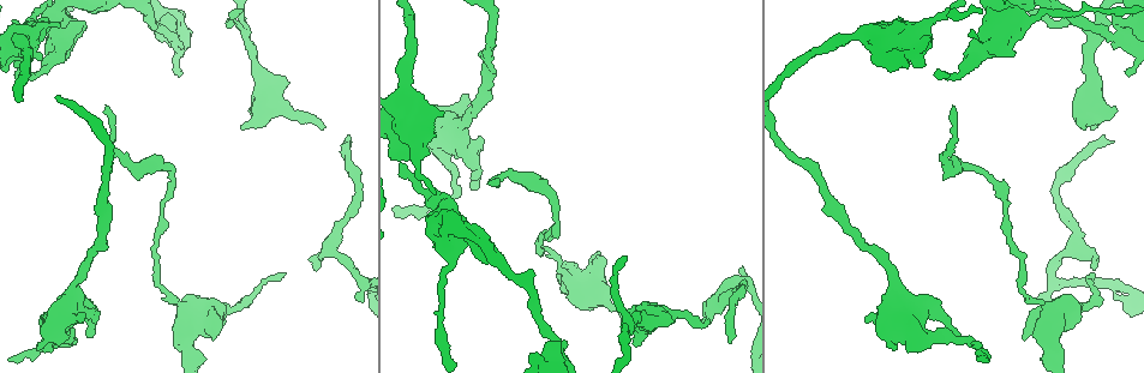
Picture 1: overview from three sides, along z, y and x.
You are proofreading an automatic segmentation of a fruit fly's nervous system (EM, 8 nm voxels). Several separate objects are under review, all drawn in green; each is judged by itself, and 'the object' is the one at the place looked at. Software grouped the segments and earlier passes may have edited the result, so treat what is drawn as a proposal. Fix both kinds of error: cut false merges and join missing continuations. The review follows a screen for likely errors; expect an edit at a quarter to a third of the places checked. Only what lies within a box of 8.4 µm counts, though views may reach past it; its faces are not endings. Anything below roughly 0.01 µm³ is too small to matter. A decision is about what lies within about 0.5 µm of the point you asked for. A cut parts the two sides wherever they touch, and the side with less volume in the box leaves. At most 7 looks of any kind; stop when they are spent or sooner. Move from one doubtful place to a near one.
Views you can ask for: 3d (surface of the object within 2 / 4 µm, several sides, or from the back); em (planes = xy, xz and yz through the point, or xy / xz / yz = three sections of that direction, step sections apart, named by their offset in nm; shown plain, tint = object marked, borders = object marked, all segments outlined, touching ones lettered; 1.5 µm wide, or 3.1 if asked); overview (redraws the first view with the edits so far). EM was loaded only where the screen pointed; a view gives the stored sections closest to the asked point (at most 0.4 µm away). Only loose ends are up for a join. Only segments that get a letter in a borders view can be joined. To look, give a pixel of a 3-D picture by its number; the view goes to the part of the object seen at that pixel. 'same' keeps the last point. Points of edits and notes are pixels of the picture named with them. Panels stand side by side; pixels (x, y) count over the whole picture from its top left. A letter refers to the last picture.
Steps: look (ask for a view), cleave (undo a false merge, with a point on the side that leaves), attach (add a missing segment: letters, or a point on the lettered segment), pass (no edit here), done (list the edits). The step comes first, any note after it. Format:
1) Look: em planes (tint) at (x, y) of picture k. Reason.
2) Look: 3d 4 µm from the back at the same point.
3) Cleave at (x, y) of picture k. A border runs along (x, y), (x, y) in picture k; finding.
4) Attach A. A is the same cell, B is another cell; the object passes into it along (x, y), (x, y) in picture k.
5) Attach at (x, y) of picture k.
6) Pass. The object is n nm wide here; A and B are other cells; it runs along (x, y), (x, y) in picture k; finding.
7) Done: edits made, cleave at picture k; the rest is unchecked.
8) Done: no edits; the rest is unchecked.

Look: em planes (borders) at (1025, 337) of picture 1. An open end.

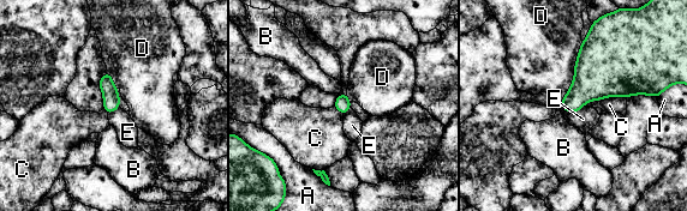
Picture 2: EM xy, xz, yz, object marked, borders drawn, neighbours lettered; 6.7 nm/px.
Pass. A, B, C, D and E are other cells; a border runs along (583, 106), (578, 110), (565, 112) in picture 2; none of them fits.

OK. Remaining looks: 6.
Look: 3d 2 µm at (740, 280) of picture 1. Sharp bend.

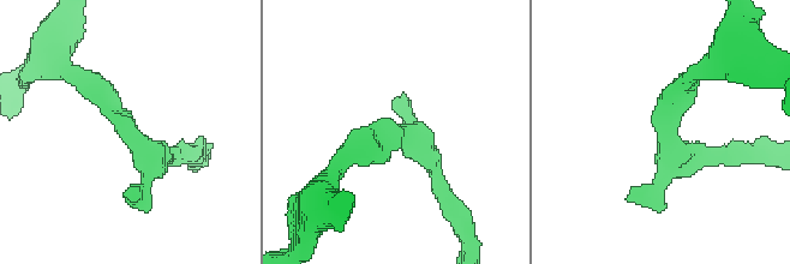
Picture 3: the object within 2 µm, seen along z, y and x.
Look: em planes (tint) at (670, 136) of picture 3. Shape alone is not enough.

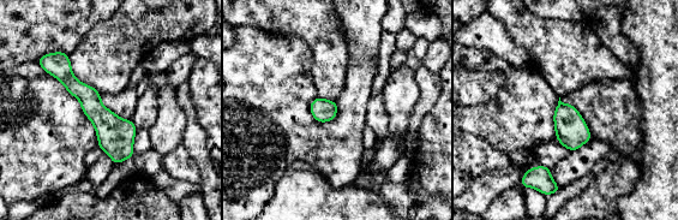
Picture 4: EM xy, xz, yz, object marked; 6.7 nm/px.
Look: em planes (borders) at the same point.

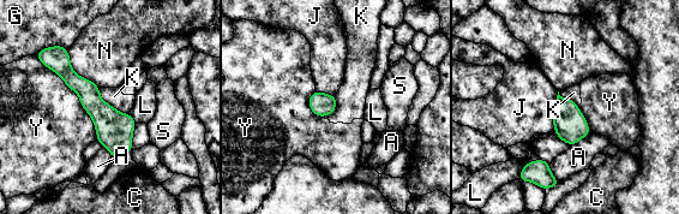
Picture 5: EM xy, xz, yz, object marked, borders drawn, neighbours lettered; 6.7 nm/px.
Pass. A, C, G, J, K, L, N, S and Y are other cells; a border runs along (98, 88), (104, 101), (128, 114) in picture 5; one neuron here.

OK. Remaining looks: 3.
Look: 3d 2 µm at (632, 343) of picture 1. Free end.

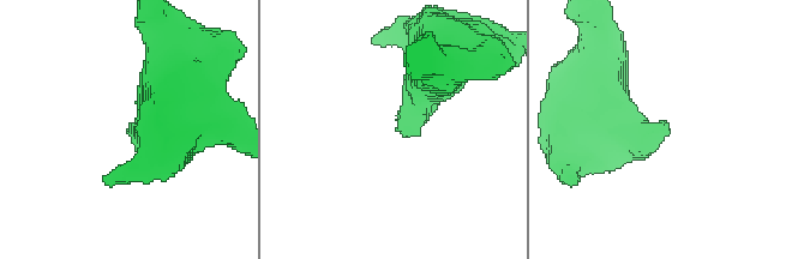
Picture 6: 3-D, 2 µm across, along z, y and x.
Look: em xz step 8 (tint) at (660, 124) of picture 6.

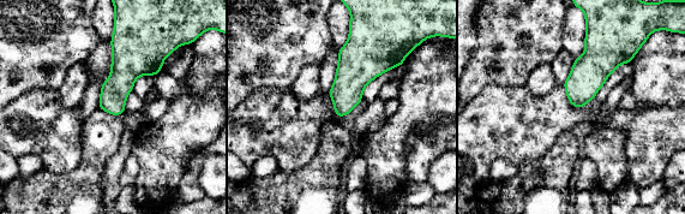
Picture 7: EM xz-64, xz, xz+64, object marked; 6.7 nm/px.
Look: em planes (borders) at the same point. Cut it another way.

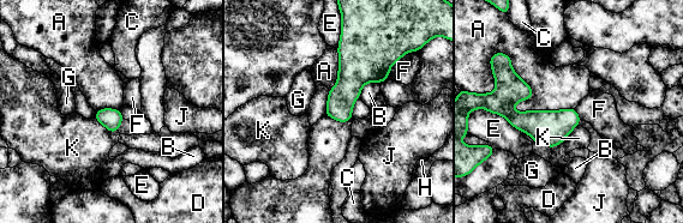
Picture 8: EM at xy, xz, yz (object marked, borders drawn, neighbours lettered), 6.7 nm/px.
Pass. The longest contact is with A, 550 nm; A, B, C, D, E, F, G, H, J and K are other cells; a border runs along (509, 55), (574, 109) in picture 8; none of them fits.

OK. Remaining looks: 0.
Done: no edits; the rest is unchecked.

